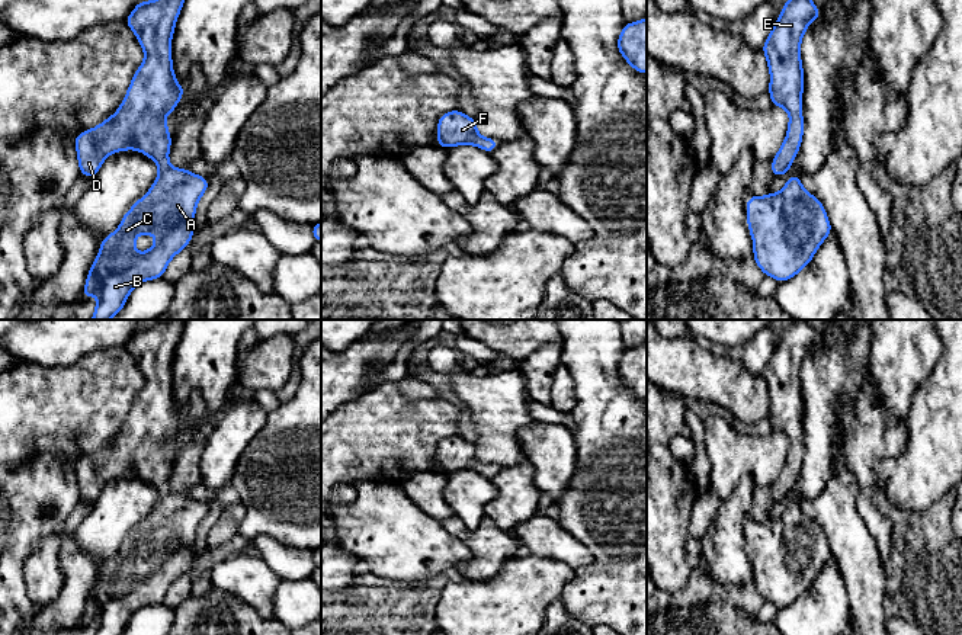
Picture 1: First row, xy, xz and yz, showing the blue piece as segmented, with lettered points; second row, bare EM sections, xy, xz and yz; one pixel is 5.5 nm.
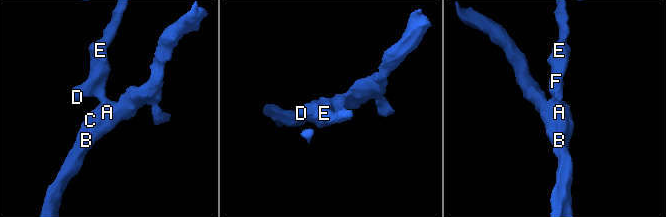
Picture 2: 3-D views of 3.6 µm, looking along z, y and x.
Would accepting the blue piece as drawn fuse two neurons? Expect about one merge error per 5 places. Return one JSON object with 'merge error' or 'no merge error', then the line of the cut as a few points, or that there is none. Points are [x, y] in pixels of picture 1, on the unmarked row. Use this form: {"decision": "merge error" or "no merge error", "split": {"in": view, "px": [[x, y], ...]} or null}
{"decision": "no merge error", "split": null}

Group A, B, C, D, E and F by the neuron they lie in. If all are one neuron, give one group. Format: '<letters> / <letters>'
A B C D E F

